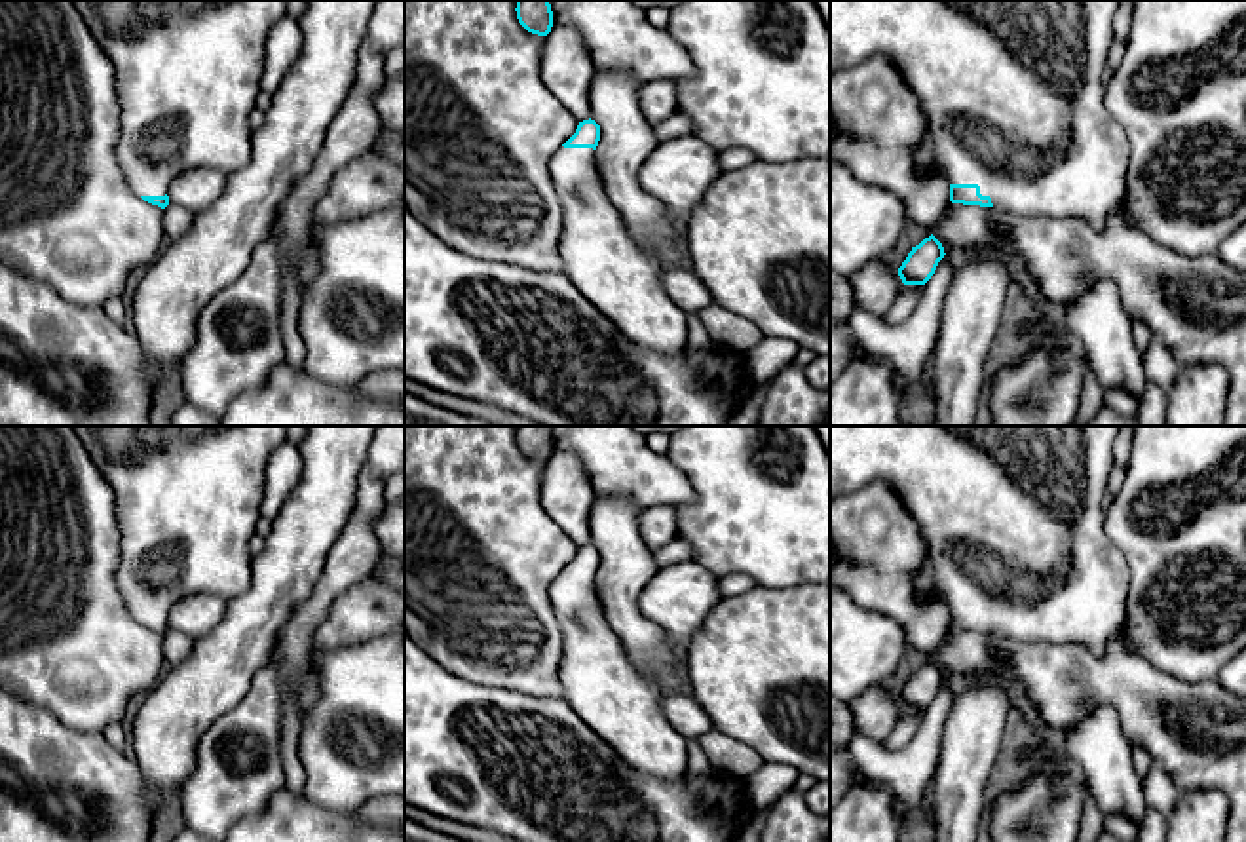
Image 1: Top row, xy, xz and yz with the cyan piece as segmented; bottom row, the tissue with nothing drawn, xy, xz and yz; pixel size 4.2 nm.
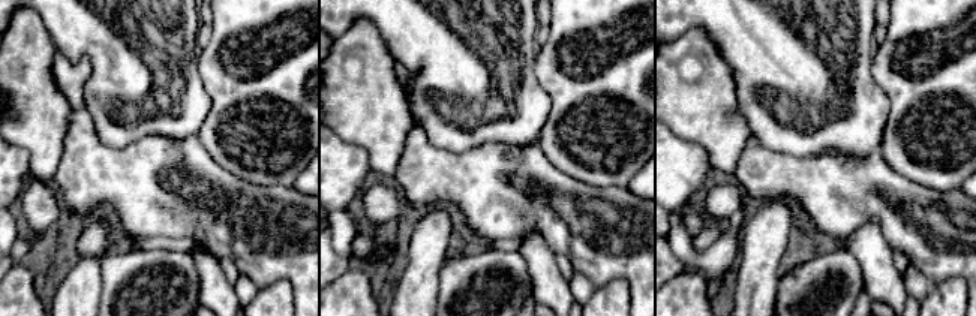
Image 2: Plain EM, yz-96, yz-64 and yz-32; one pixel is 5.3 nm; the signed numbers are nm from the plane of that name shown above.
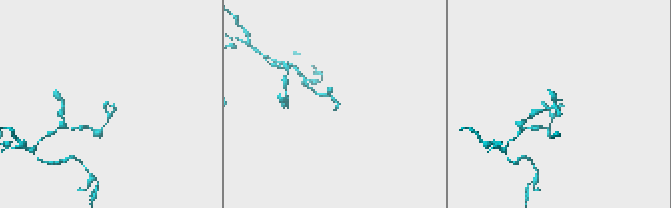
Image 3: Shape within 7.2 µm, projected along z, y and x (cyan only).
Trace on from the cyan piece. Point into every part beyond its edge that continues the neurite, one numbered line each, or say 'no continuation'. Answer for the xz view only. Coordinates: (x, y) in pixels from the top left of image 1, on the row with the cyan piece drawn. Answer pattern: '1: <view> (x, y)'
1: xz (612, 270)

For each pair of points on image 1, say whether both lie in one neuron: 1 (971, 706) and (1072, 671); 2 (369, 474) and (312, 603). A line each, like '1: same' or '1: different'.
1: different
2: same

